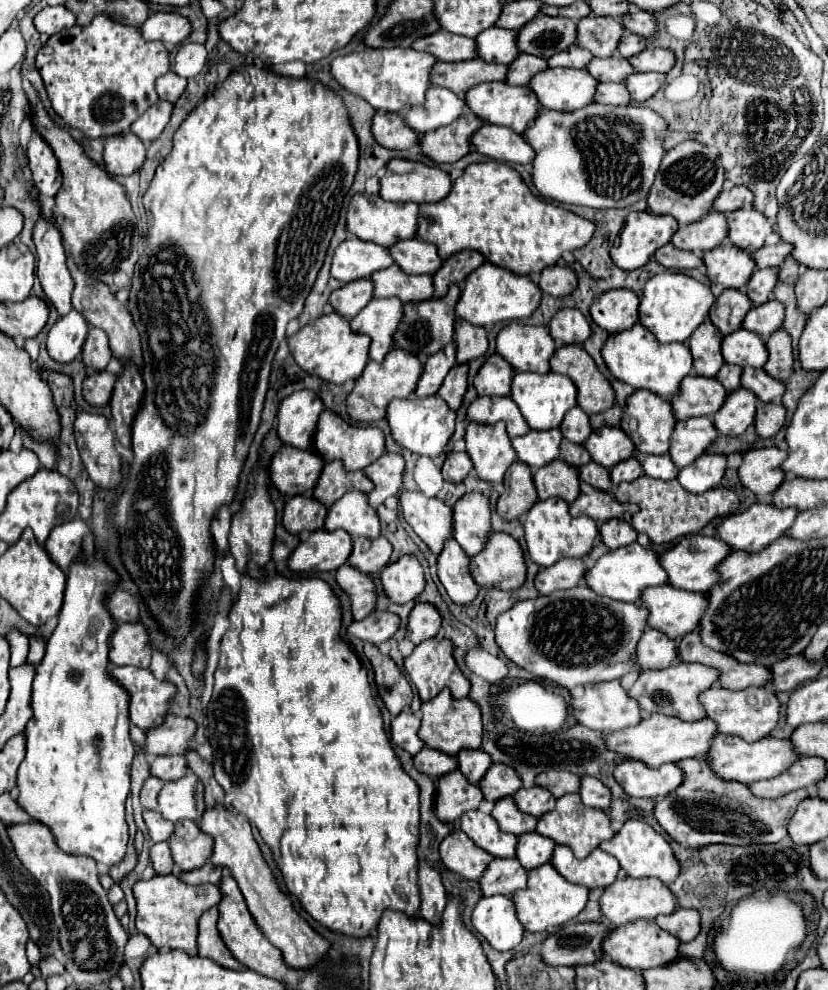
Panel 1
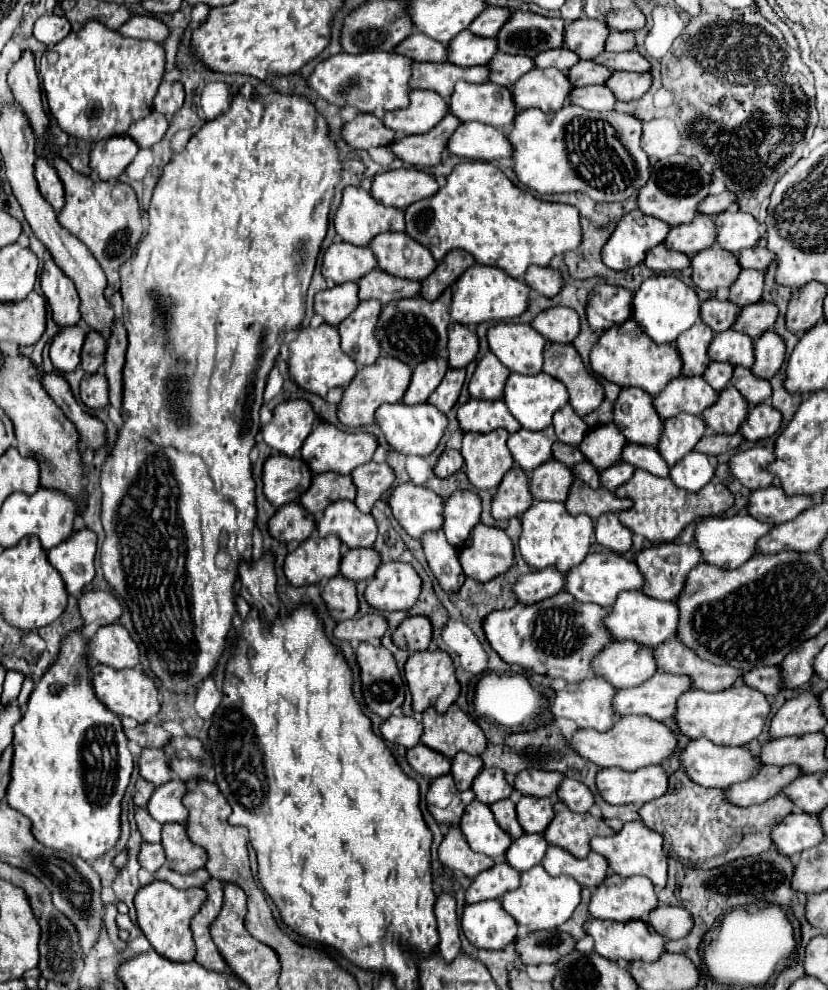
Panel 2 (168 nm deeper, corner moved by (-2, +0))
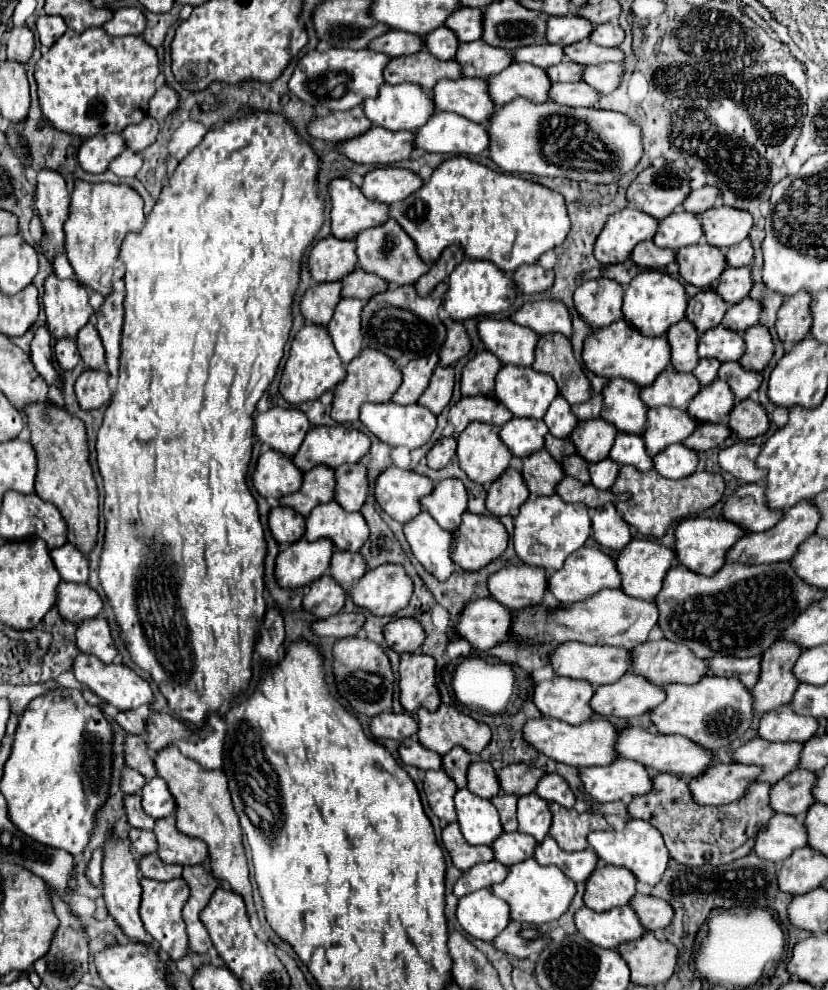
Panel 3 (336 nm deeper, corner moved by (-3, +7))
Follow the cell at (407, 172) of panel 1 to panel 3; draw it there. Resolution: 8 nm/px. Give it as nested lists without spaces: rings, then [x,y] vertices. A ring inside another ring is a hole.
[[[386,166],[386,168],[370,170],[364,176],[364,184],[360,190],[368,200],[390,206],[394,202],[404,200],[420,186],[422,186],[422,180],[414,172],[398,166]]]

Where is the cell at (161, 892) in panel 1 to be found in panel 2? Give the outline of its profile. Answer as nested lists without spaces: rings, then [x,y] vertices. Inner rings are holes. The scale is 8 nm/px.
[[[155,879],[153,883],[141,887],[135,895],[135,909],[137,909],[137,925],[141,927],[141,931],[145,933],[145,937],[149,939],[149,943],[153,945],[153,949],[159,955],[165,955],[167,959],[185,963],[185,961],[193,961],[195,959],[195,943],[193,943],[193,935],[191,935],[191,919],[193,915],[197,915],[197,911],[203,907],[207,899],[207,891],[205,889],[177,889],[165,881]]]

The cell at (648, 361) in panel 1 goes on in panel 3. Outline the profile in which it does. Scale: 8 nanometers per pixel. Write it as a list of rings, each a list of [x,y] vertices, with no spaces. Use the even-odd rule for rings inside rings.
[[[618,320],[618,322],[612,322],[608,326],[602,326],[594,332],[590,332],[586,336],[582,360],[590,372],[594,372],[602,378],[620,376],[620,378],[626,378],[626,380],[638,384],[640,388],[644,388],[646,384],[652,384],[656,380],[658,372],[668,368],[670,346],[664,336],[658,336],[658,338],[642,336],[638,330],[630,328],[626,324],[626,320]]]

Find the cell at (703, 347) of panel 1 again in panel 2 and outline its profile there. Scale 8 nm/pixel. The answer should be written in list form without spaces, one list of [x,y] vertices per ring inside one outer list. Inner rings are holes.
[[[697,321],[689,331],[677,337],[677,349],[683,361],[683,375],[703,375],[707,365],[711,363],[707,349],[713,341],[713,331],[703,323]]]

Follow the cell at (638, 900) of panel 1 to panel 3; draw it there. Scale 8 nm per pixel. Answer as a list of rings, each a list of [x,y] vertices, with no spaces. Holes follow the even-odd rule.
[[[608,864],[598,866],[586,880],[584,904],[592,910],[606,912],[616,906],[626,906],[636,892],[636,880],[626,868],[614,868]]]

